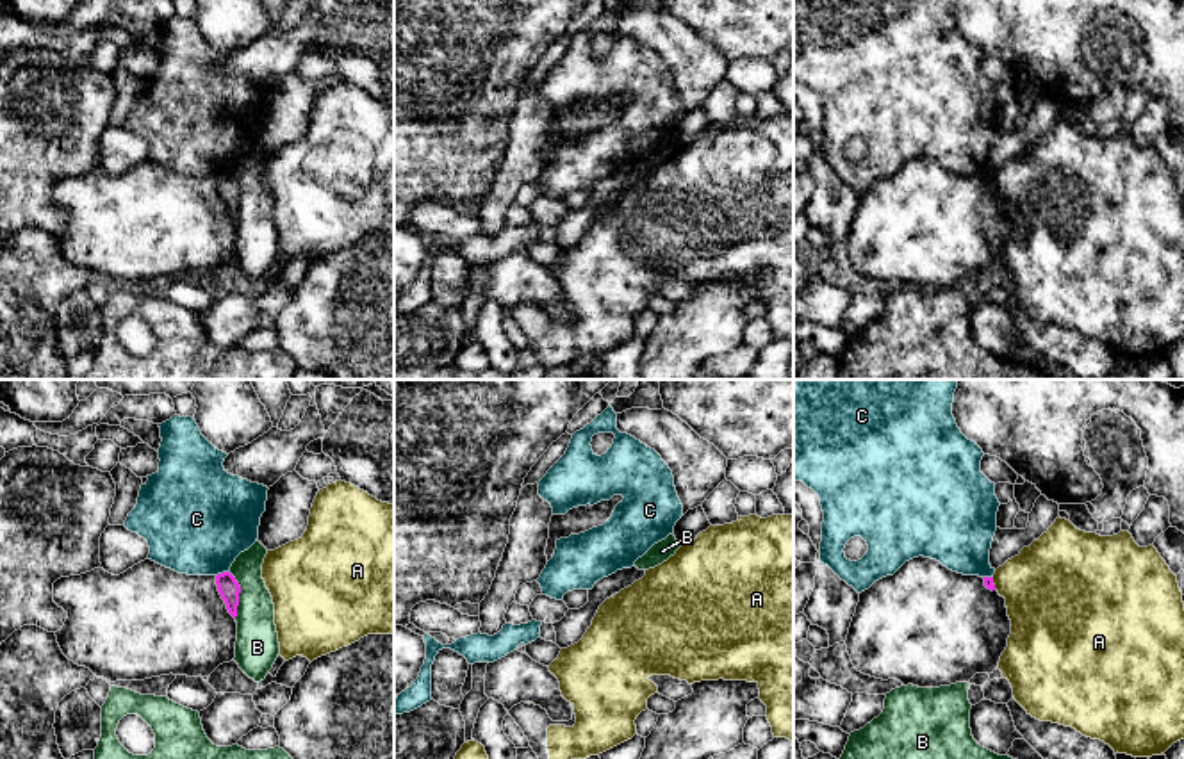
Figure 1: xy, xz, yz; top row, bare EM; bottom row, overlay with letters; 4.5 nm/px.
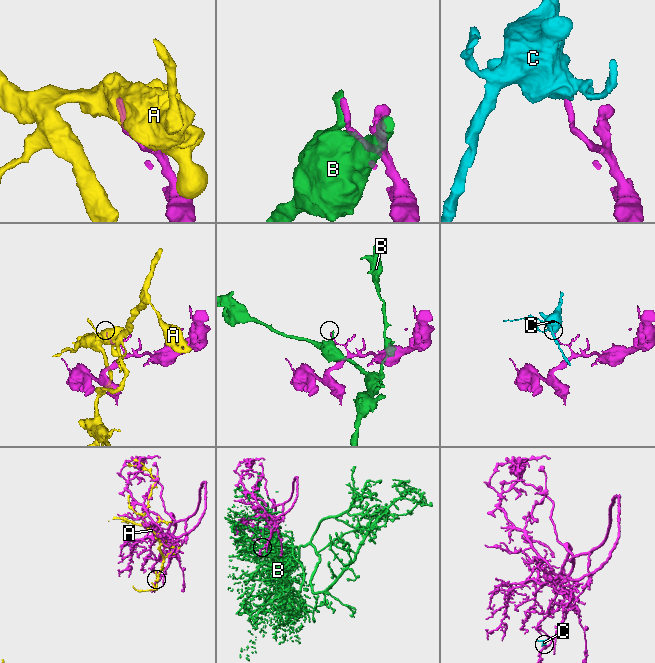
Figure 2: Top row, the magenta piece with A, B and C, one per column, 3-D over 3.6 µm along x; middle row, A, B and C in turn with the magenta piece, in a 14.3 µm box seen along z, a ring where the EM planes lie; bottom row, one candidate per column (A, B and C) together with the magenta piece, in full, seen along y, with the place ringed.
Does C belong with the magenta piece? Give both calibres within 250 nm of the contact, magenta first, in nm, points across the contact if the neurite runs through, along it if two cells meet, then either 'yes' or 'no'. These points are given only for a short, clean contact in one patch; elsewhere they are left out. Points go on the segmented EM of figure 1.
100 nm thick on the magenta side, 460 nm on the other; border along xy (229, 571), (216, 576); no

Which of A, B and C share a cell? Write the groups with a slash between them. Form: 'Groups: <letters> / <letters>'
Groups: A / B / C

